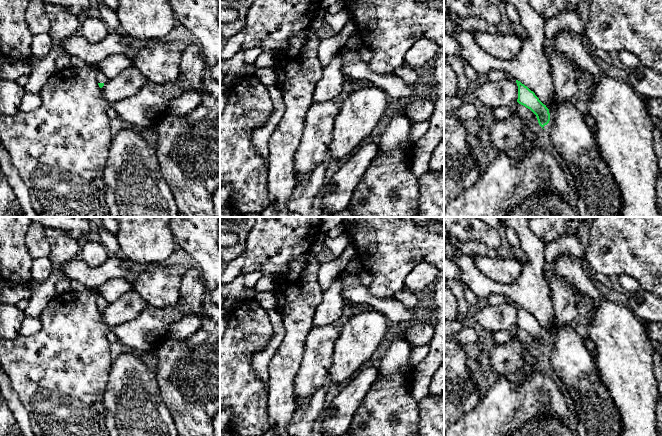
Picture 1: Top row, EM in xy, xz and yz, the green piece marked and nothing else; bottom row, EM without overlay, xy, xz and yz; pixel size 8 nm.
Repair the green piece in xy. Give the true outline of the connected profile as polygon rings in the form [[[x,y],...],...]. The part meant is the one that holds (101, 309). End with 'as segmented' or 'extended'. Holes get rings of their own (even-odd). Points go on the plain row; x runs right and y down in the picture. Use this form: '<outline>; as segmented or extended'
[[[71,282],[71,290],[76,292],[89,291],[96,295],[97,301],[96,304],[100,312],[104,310],[105,307],[108,306],[108,302],[99,294],[98,289],[88,288],[83,284],[77,282]]]; extended

